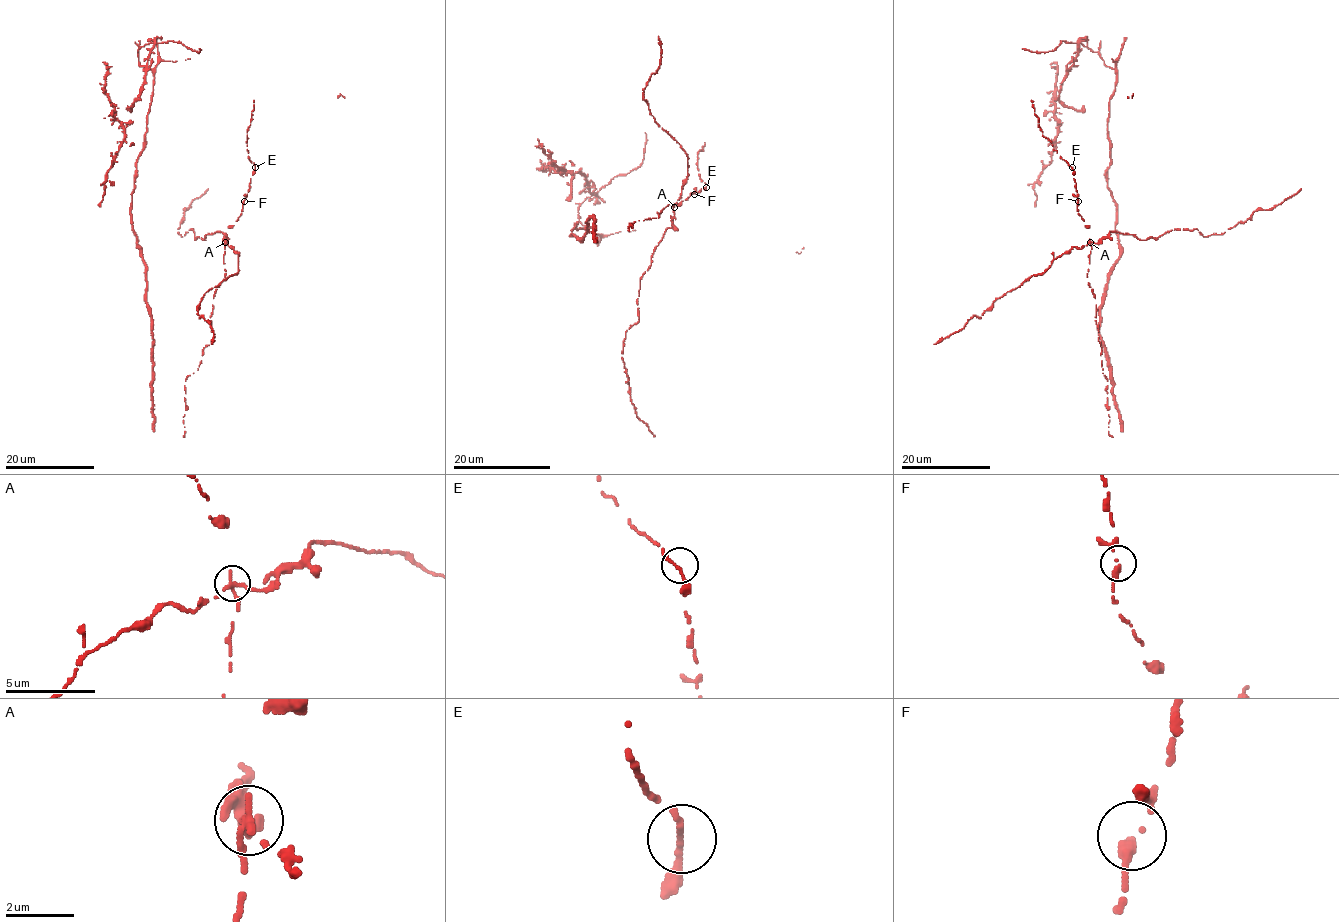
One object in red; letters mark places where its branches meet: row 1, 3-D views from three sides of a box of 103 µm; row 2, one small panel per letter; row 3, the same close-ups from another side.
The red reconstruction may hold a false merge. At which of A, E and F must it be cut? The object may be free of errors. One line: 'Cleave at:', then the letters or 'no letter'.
Cleave at: A

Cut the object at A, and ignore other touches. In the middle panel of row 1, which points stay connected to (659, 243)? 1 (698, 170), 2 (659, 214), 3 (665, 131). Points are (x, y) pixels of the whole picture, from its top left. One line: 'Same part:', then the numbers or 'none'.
Same part: 3

